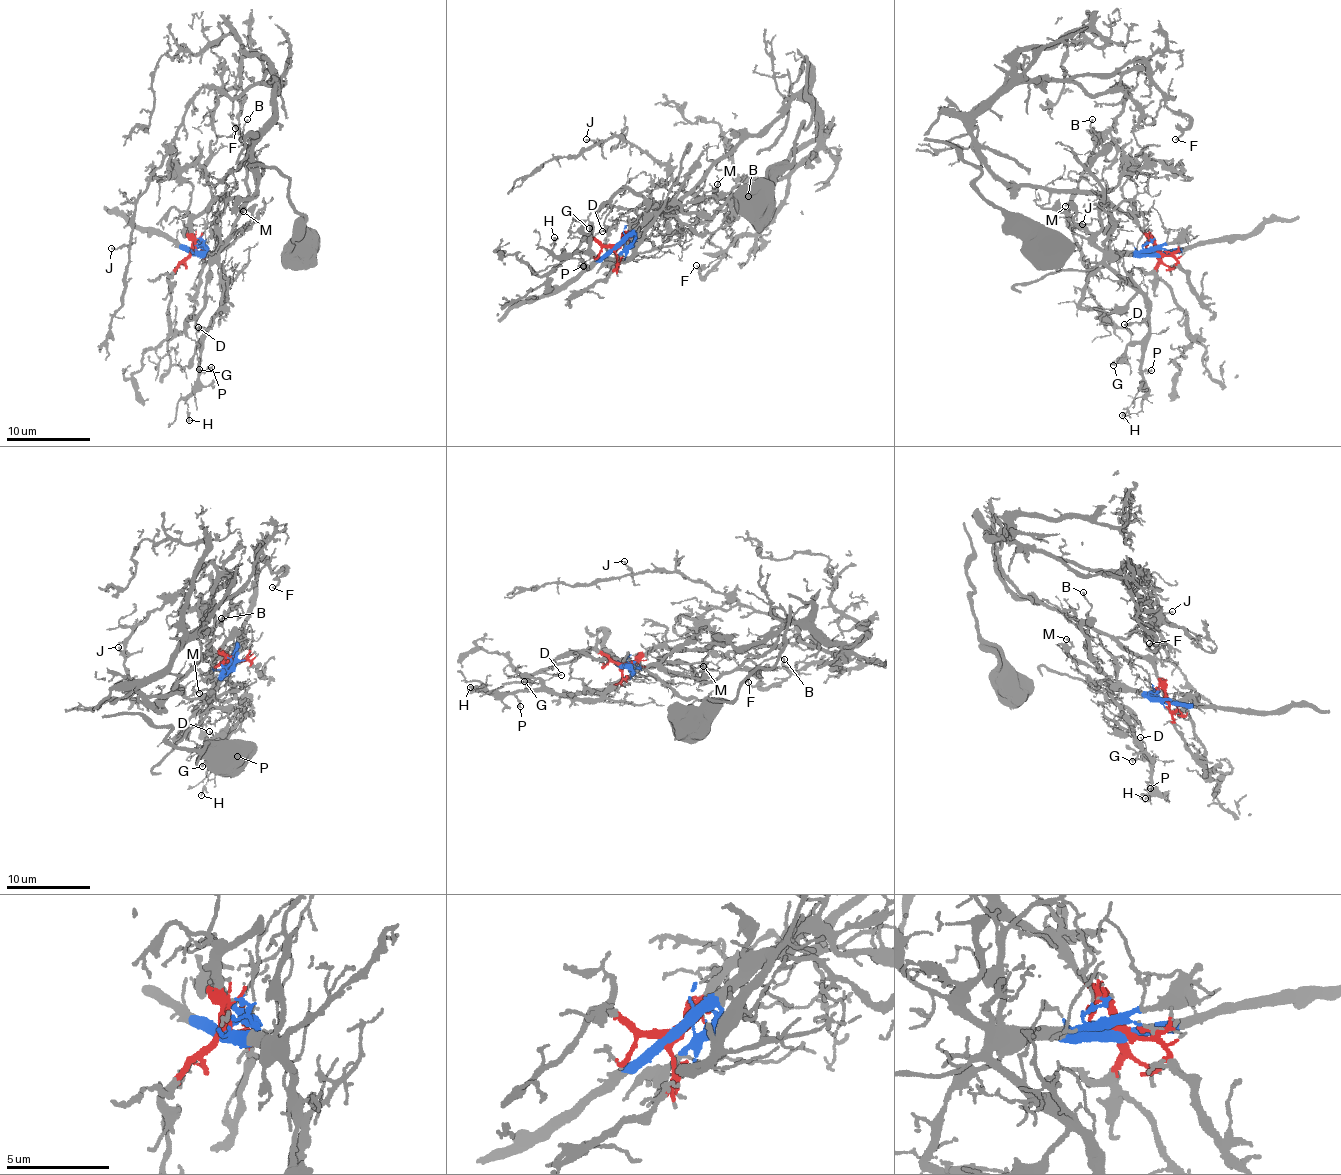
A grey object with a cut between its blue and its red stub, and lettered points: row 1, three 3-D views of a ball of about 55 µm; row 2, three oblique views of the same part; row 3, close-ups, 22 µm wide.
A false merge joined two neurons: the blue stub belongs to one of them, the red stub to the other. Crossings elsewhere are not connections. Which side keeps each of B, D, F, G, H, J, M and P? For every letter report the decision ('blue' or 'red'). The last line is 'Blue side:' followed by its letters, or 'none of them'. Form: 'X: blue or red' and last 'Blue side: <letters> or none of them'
B: blue
D: blue
F: red
G: blue
H: blue
J: red
M: blue
P: blue
Blue side: B, D, G, H, M, P

